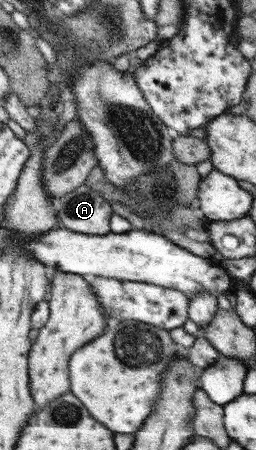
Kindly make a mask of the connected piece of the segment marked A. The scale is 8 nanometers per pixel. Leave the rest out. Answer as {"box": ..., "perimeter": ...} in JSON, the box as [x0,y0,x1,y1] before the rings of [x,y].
{"box":[57,185,113,235],"perimeter":[[[91,185],[62,196],[57,211],[60,222],[75,232],[106,235],[112,231],[113,208]]]}

